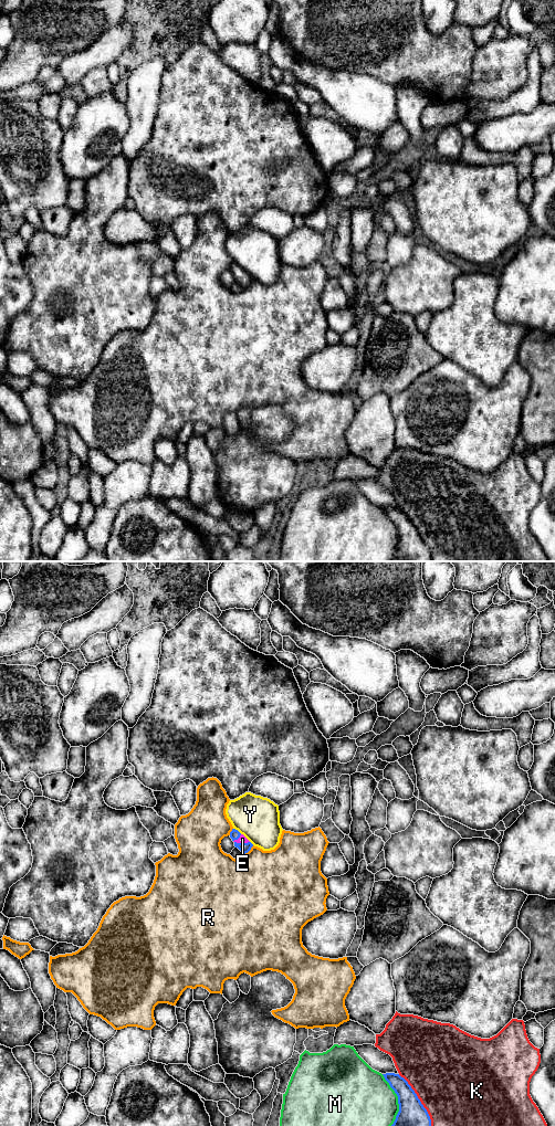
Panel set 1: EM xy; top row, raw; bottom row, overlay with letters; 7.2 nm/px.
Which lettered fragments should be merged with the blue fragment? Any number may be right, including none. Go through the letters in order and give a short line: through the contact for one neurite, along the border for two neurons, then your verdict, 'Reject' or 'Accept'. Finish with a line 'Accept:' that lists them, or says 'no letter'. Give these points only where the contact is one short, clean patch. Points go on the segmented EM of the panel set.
E: Line: xy (244, 848), (241, 843), (242, 839). Accept
K: Reject
M: Reject
R: Reject
Y: Reject
Accept: E

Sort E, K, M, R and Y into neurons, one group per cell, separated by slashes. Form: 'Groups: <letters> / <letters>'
Groups: E / K / M / R / Y

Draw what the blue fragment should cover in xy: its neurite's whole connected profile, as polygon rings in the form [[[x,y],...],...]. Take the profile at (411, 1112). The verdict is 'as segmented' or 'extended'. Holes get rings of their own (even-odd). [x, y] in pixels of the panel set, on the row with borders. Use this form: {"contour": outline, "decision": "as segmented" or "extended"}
{"contour": [[[383,1074],[398,1096],[399,1112],[391,1126],[431,1126],[427,1109],[415,1091],[399,1074]]], "decision": "as segmented"}

